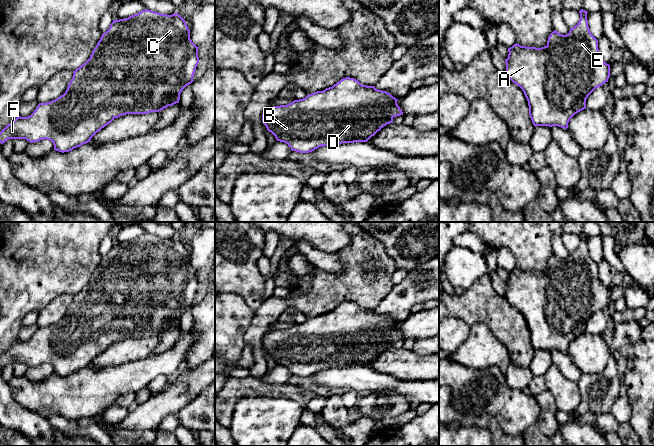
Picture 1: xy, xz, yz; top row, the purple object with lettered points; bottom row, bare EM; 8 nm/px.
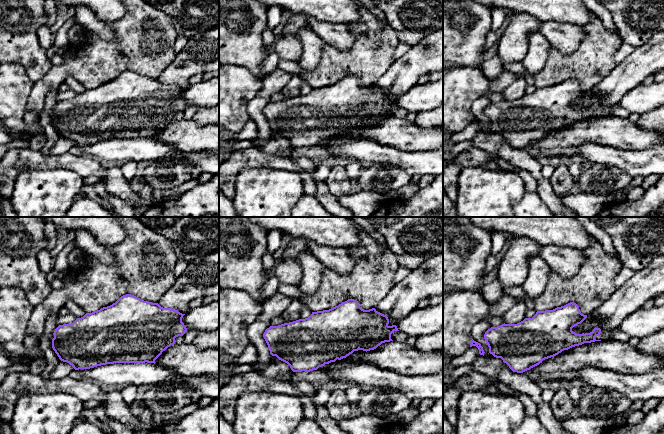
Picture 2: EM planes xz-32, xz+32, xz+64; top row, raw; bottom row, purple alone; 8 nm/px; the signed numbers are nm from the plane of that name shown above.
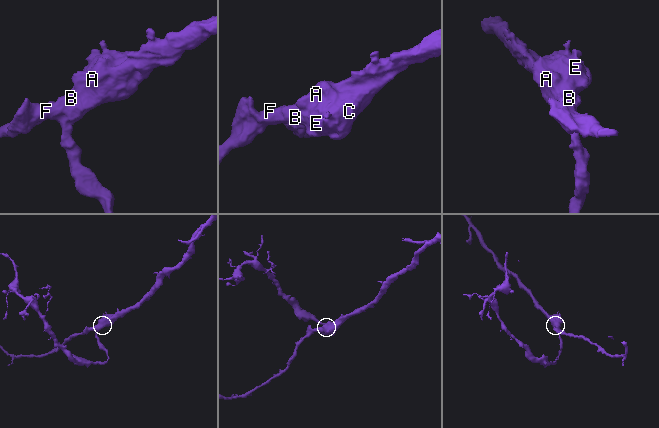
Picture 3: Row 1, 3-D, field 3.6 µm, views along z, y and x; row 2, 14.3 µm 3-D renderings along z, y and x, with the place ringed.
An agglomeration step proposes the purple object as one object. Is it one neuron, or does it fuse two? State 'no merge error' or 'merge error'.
no merge error

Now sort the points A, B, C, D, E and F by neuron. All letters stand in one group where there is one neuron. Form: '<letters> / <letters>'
A B C D E F

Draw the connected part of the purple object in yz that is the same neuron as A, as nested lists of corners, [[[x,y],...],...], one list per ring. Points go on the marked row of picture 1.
[[[581,9],[580,20],[568,34],[554,30],[547,45],[541,48],[514,44],[505,59],[507,77],[519,86],[528,101],[533,125],[568,128],[570,119],[586,109],[586,99],[598,87],[608,82],[610,65],[600,56],[598,40],[591,34],[587,11]]]

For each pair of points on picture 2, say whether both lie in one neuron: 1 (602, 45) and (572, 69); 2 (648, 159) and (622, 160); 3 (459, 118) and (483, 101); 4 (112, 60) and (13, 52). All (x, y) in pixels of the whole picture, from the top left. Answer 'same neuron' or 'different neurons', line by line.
1: same neuron
2: same neuron
3: different neurons
4: different neurons

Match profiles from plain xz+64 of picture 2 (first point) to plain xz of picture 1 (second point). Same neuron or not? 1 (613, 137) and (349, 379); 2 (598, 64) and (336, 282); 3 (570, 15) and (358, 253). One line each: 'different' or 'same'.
1: different
2: same
3: different

